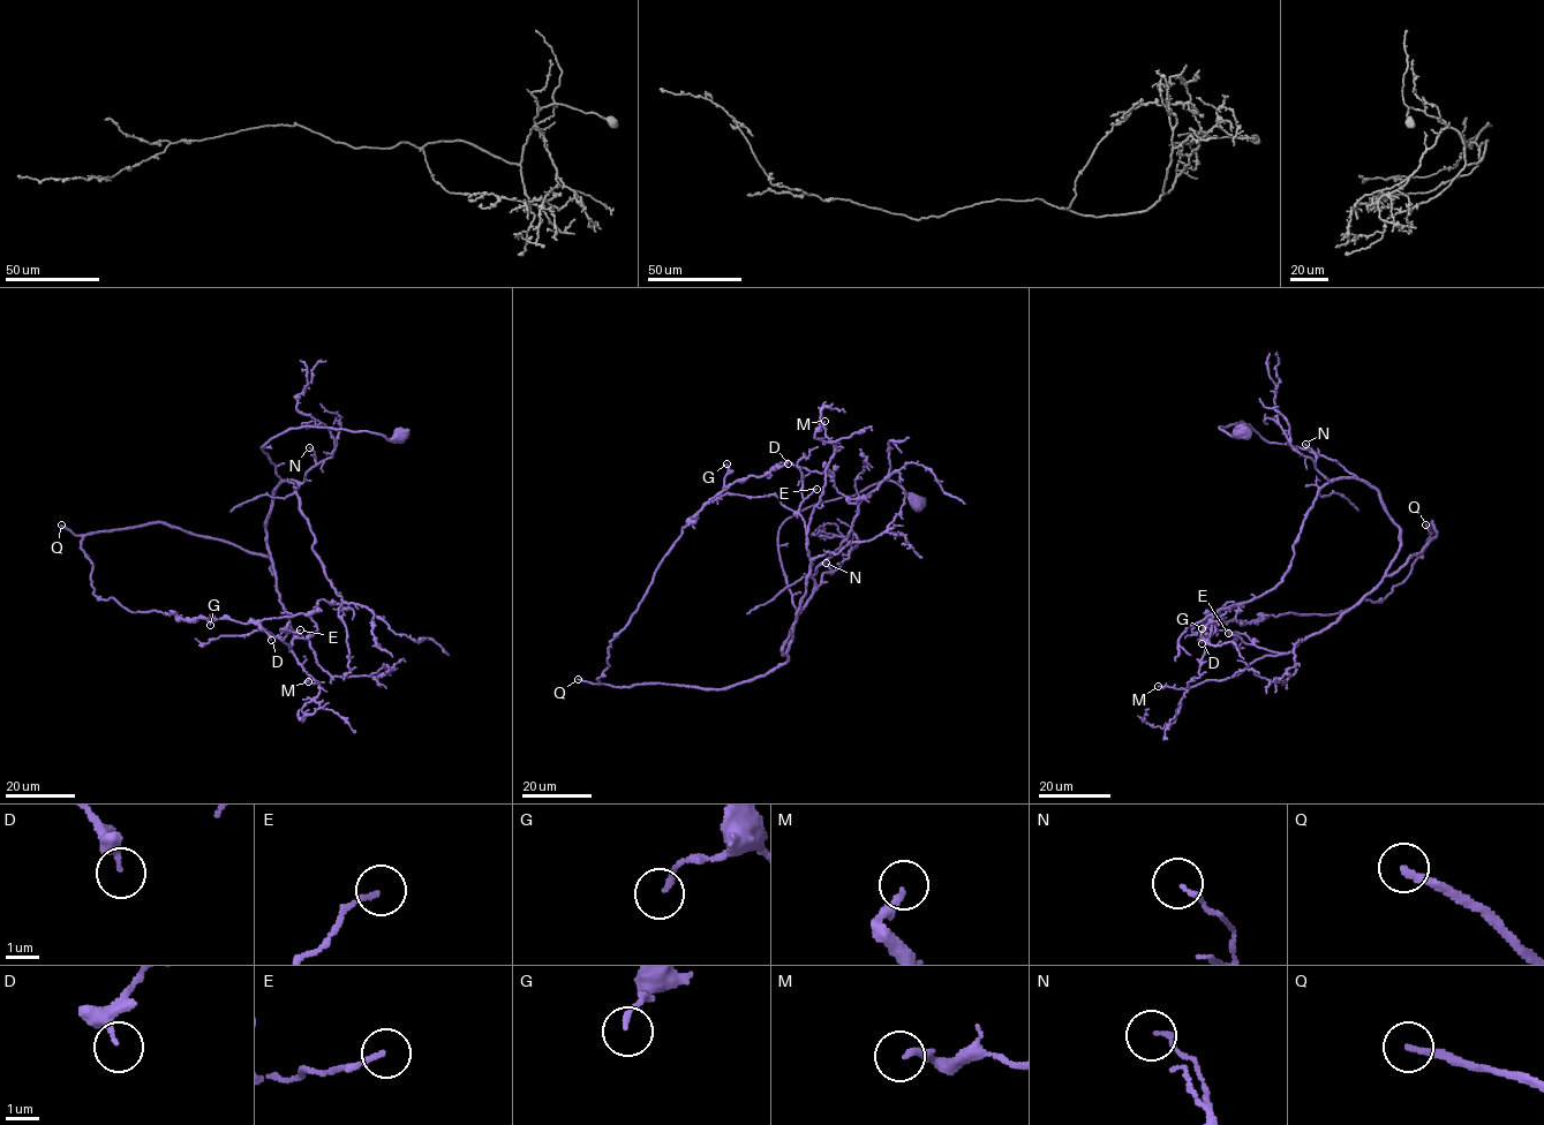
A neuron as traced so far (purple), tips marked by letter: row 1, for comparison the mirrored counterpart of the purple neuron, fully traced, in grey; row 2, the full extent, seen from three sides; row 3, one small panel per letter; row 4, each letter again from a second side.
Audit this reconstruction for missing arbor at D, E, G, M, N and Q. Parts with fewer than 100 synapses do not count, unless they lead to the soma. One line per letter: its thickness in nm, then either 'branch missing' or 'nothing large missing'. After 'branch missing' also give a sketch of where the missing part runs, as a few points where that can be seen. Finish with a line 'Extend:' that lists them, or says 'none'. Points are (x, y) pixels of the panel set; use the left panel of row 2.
D: 200 nm thick; nothing large missing
E: 140 nm thick; nothing large missing
G: 150 nm thick; nothing large missing
M: 240 nm thick; nothing large missing
N: 120 nm thick; nothing large missing
Q: 200 nm thick; branch missing
Extend: Q

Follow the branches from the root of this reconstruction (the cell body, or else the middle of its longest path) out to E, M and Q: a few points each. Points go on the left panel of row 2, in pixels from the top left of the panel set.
E: (397, 436), (303, 427), (261, 447), (280, 480), (265, 529), (293, 632), (290, 649), (281, 640), (300, 629)
M: (397, 436), (303, 427), (261, 447), (280, 480), (268, 548), (293, 632), (290, 650), (317, 682), (308, 681)
Q: (397, 436), (303, 427), (261, 447), (280, 480), (265, 527), (275, 574), (268, 557), (162, 522), (61, 525)

